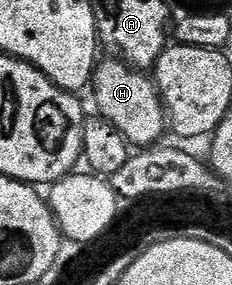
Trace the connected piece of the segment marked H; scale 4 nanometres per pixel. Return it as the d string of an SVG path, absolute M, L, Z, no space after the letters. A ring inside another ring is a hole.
M106 58L99 62L92 80L92 92L98 102L97 114L120 129L127 143L135 148L146 149L157 144L161 140L158 138L168 131L168 116L155 80L121 58Z

